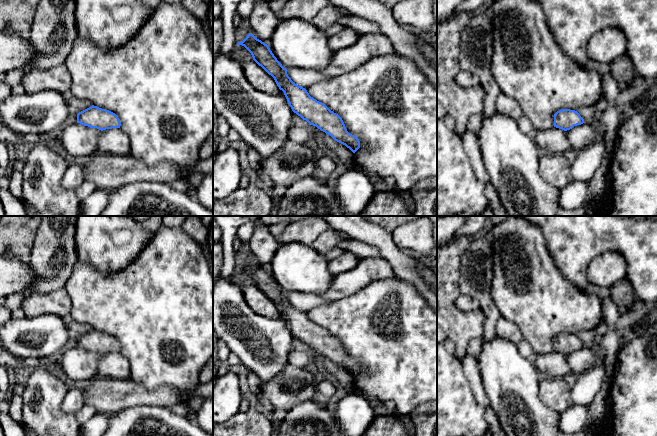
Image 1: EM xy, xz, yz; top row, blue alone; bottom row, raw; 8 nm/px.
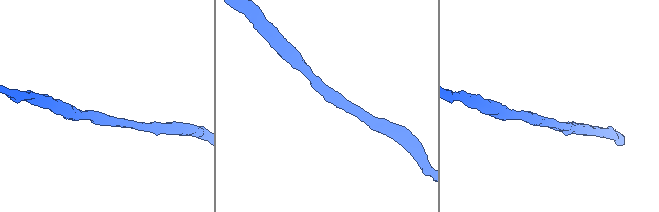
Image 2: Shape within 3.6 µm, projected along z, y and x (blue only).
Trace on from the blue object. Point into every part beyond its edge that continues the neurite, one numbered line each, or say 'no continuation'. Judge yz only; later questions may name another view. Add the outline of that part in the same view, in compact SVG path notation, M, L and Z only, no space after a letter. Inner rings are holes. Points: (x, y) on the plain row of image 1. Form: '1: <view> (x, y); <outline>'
no continuation

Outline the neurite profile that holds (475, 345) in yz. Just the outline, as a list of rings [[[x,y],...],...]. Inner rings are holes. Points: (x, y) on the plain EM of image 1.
[[[474,338],[469,342],[467,353],[475,358],[478,358],[482,348],[481,338]]]

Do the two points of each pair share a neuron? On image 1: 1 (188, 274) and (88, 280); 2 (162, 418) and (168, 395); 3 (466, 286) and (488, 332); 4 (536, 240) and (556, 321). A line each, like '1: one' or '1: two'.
1: one
2: two
3: one
4: one

